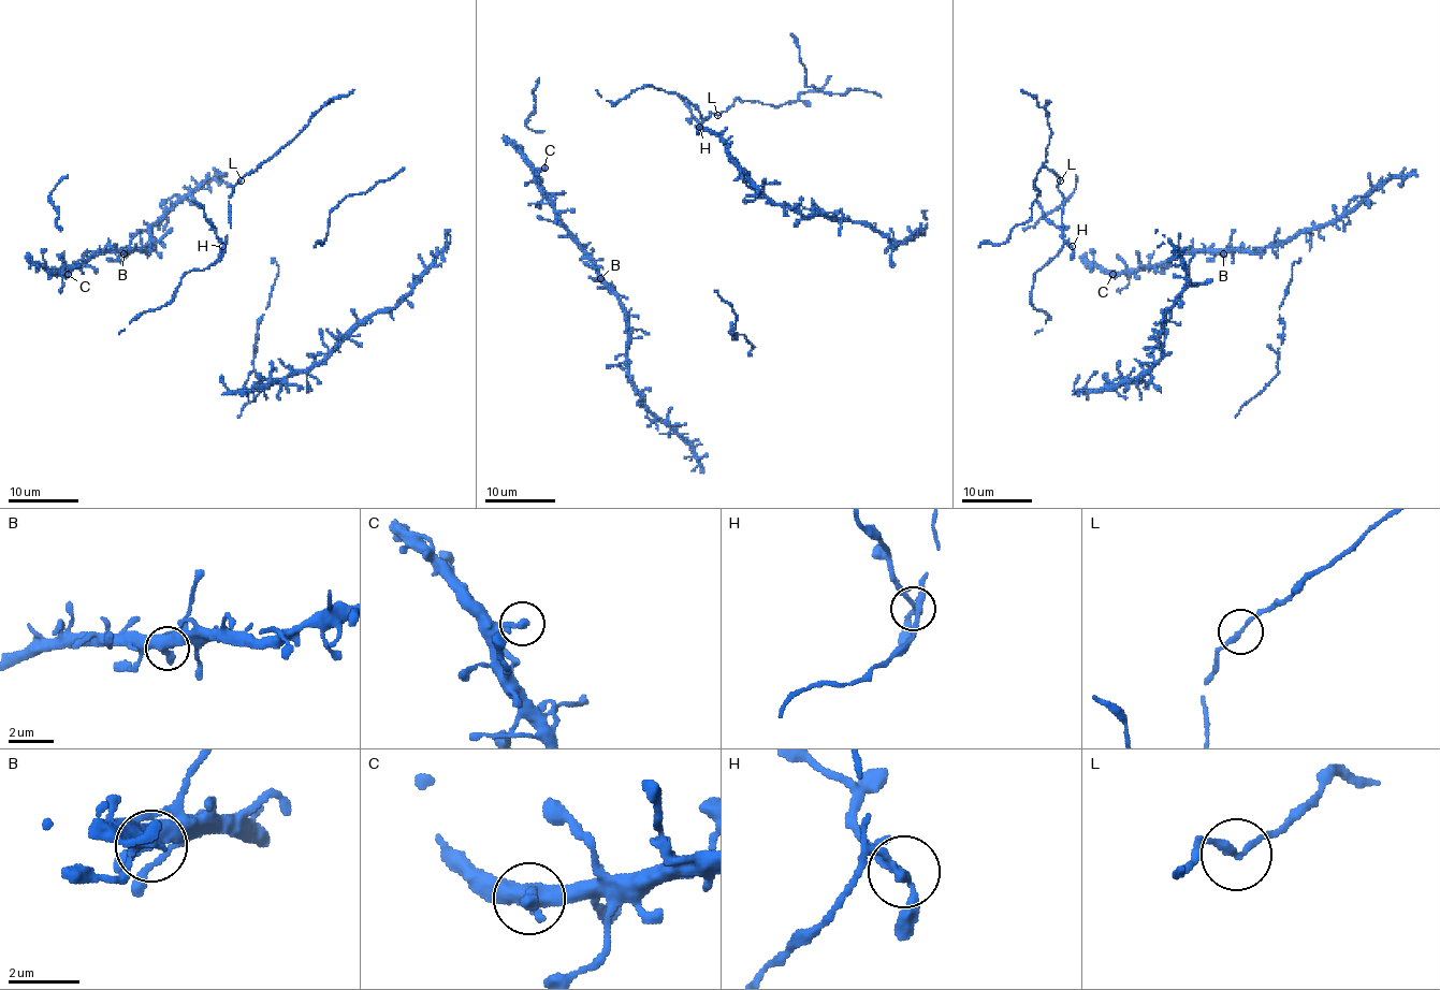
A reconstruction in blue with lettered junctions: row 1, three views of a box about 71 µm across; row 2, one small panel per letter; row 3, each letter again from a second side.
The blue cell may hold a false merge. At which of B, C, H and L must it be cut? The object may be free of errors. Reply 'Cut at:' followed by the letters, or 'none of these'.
Cut at: H

